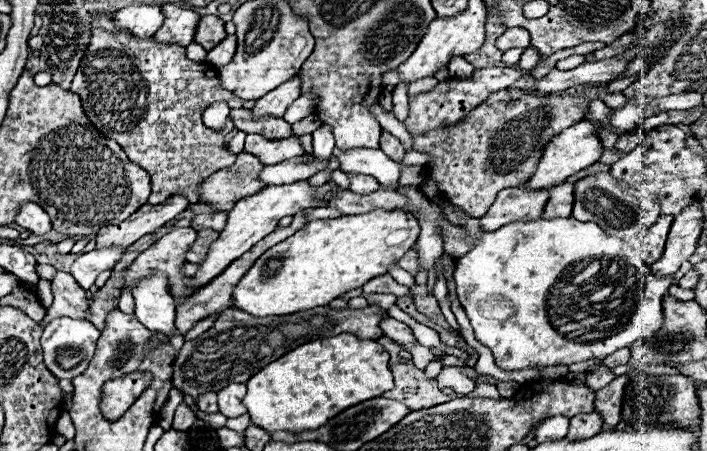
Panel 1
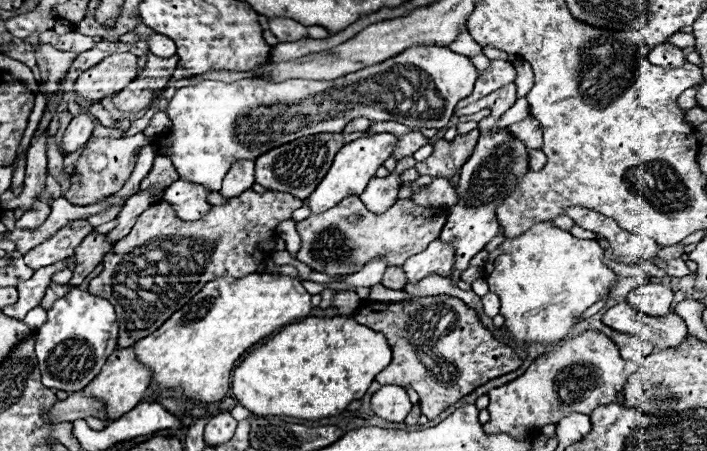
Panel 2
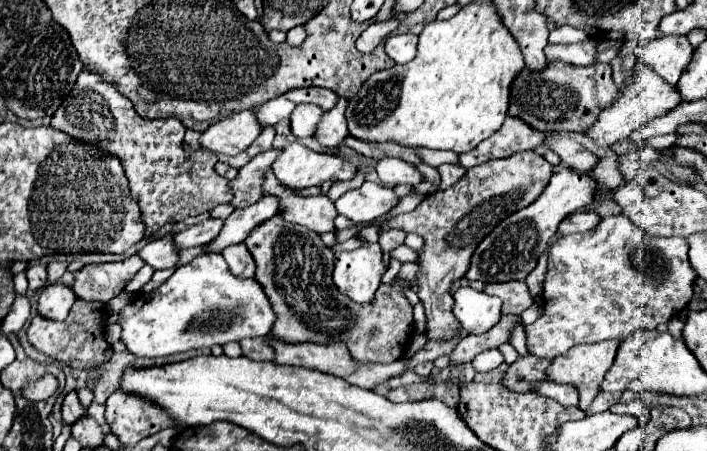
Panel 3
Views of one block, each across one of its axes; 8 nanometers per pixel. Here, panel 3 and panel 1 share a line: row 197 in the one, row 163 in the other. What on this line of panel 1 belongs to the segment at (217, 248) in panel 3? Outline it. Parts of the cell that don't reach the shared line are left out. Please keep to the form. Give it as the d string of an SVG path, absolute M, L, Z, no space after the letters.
M248 134L244 152L258 156L262 164L276 164L294 156L302 156L304 148L300 144L300 136L296 134L282 140L268 140L262 134Z

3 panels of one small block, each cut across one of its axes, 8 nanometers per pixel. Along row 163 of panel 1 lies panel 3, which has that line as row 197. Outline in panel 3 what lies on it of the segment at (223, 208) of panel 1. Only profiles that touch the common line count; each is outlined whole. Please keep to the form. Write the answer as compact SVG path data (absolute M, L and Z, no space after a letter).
M270 148L258 156L254 156L246 166L240 168L238 176L232 180L232 206L244 208L248 204L254 204L262 198L262 182L266 172L272 168L274 160L282 154L280 148Z

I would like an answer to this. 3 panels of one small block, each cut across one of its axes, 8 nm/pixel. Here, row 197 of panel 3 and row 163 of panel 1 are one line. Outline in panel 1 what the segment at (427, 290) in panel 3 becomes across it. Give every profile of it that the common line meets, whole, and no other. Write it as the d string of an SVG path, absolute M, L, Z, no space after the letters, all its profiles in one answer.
M500 90L460 124L434 130L426 136L414 136L414 150L432 156L432 160L424 166L424 174L436 180L442 196L448 198L450 204L468 210L474 218L488 212L500 190L524 186L534 174L544 148L552 142L552 138L584 120L590 112L590 98L584 94L522 96L512 102L512 106L506 104L506 100L506 90Z

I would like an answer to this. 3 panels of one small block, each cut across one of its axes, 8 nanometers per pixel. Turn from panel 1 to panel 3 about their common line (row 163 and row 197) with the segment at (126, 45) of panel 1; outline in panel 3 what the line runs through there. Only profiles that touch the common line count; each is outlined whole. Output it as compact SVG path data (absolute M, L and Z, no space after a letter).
M86 68L80 72L68 98L54 112L50 126L120 158L132 198L140 206L146 226L144 238L156 234L166 222L182 222L188 216L210 212L214 206L230 202L234 196L230 182L214 170L218 162L216 154L206 148L192 154L182 150L186 128L178 118L142 118L128 98Z

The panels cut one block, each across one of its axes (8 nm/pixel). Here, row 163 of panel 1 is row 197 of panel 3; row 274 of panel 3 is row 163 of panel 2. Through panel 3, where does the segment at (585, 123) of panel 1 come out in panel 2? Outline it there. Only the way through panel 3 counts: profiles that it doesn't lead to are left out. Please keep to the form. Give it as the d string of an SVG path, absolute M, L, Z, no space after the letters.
M500 130L498 134L482 134L480 136L480 140L478 140L478 144L476 144L470 160L462 166L462 172L460 172L458 204L452 206L452 208L448 208L448 220L446 220L446 224L444 224L442 232L440 232L440 240L444 242L450 240L454 244L454 254L456 256L454 256L454 270L452 270L452 278L450 278L452 284L456 284L460 280L462 272L470 266L470 258L474 254L478 254L498 234L500 224L496 222L496 208L502 202L502 196L510 194L516 188L520 176L524 176L528 172L528 150L524 148L524 144L520 140L516 140L510 134L502 134L502 132L504 130Z

